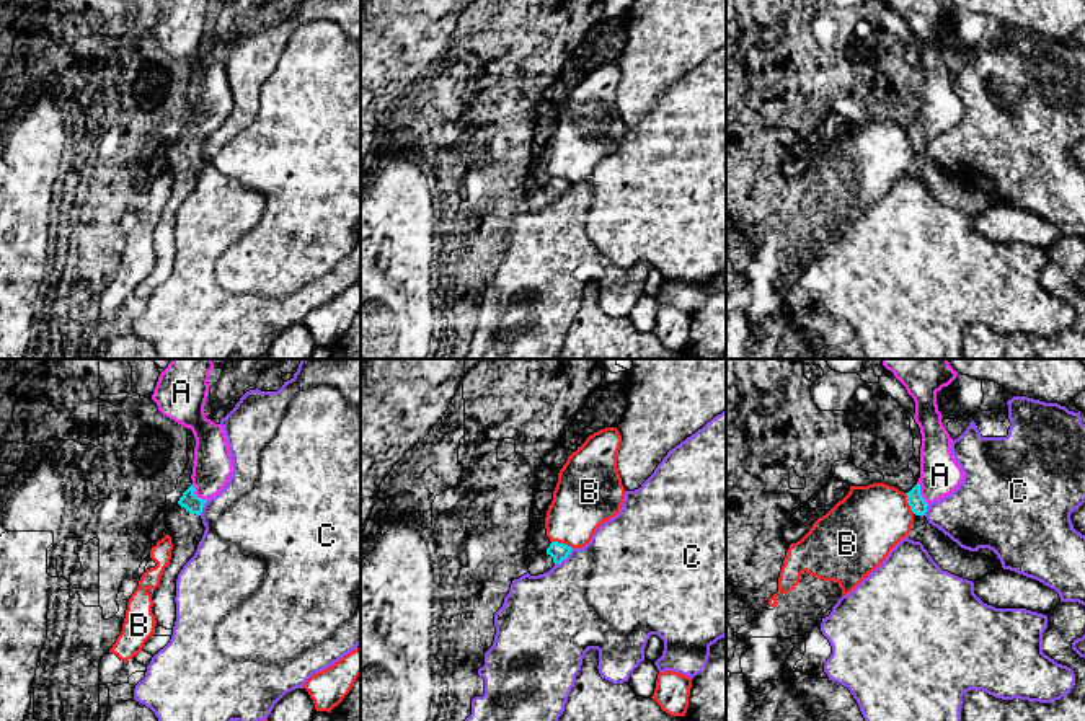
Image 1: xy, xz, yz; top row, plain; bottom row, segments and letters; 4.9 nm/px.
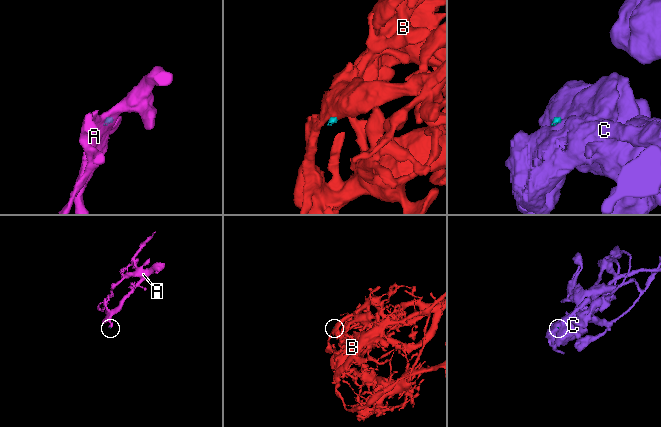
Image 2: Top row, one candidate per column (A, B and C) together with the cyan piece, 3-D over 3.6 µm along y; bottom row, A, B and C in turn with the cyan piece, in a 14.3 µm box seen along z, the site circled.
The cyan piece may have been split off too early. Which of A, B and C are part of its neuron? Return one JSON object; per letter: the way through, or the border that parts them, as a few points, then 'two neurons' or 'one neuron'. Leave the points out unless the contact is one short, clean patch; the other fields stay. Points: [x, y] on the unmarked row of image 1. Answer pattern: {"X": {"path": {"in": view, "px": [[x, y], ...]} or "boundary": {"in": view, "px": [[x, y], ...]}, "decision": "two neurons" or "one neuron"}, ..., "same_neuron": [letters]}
{"A": {"decision": "one neuron"}, "B": {"boundary": {"in": "xz", "px": [[552, 175], [563, 176], [571, 183]]}, "decision": "two neurons"}, "C": {"boundary": {"in": "xz", "px": [[573, 183], [555, 199]]}, "decision": "two neurons"}, "same_neuron": ["A"]}

